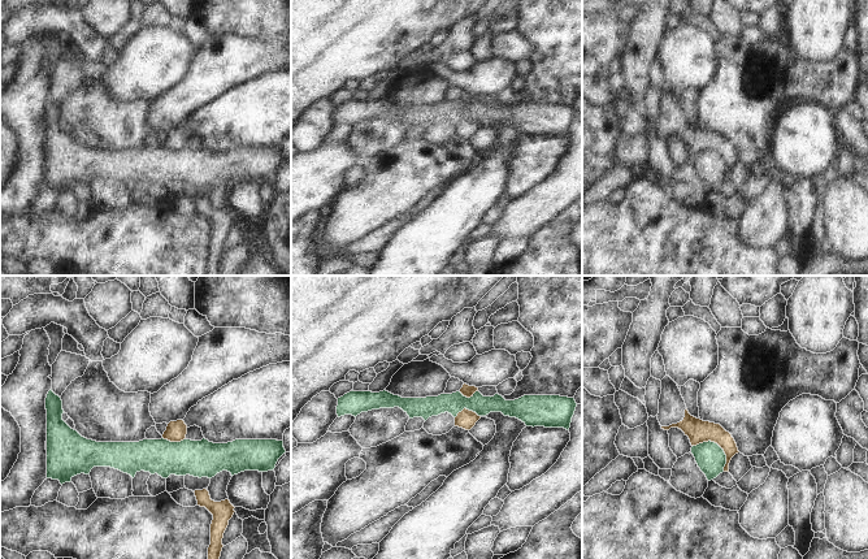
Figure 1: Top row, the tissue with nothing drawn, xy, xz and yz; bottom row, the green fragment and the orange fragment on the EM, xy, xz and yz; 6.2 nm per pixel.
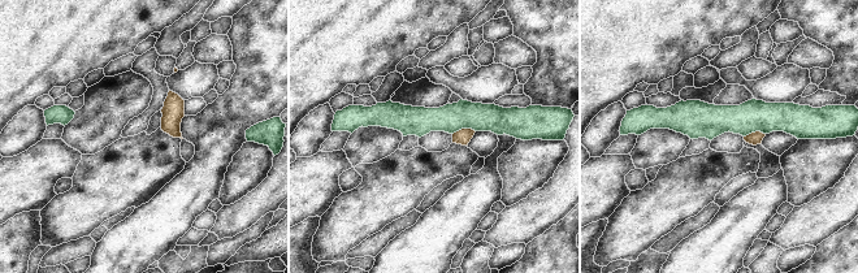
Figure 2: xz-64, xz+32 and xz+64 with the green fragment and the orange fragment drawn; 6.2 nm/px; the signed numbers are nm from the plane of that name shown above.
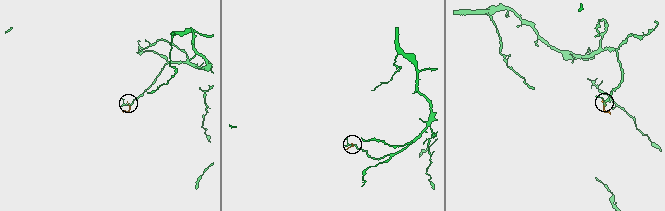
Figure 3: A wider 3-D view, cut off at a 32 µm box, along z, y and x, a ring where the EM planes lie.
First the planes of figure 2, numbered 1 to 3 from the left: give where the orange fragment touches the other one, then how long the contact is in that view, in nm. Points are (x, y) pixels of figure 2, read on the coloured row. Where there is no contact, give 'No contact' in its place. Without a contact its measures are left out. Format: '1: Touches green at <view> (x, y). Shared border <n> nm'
1: No contact
2: Touches green at xz+32 (463, 128). Shared border 150 nm
3: Touches green at xz+64 (754, 131). Shared border 140 nm.

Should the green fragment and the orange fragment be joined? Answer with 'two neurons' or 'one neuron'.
two neurons

